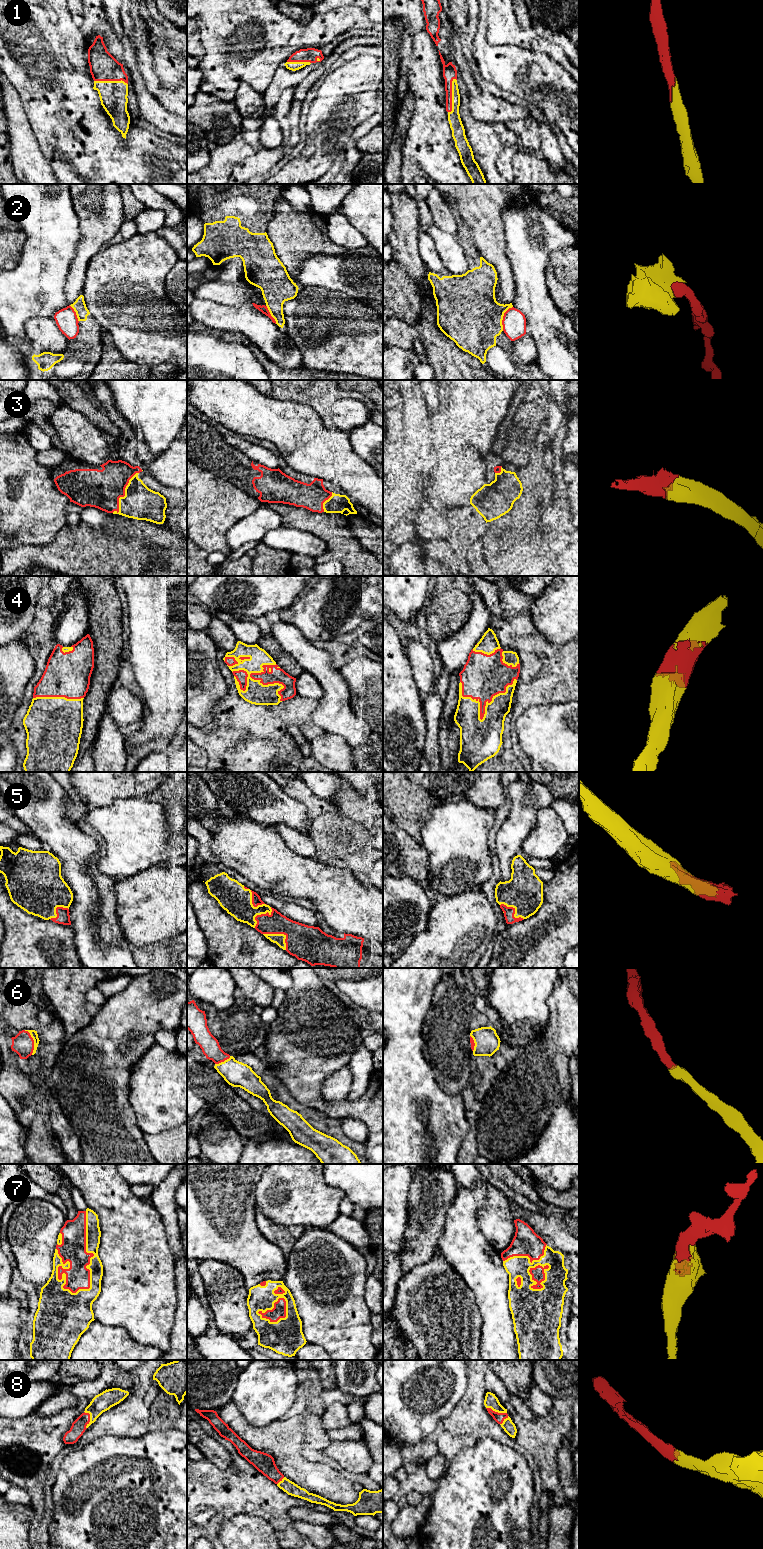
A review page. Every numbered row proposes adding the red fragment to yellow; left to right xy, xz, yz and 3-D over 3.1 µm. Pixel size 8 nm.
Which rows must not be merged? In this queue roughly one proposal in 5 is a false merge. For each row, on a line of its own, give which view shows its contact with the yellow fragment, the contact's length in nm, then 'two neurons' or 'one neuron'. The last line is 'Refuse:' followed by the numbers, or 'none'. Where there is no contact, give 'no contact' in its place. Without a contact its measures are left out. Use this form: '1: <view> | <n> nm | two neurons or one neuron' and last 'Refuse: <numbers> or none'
1: yz | 280 nm | one neuron
2: yz | 220 nm | two neurons
3: xy | 380 nm | one neuron
4: xz | 460 nm | one neuron
5: xz | 240 nm | one neuron
6: xy | 220 nm | one neuron
7: xy | 650 nm | one neuron
8: xy | 140 nm | one neuron
Refuse: 2

